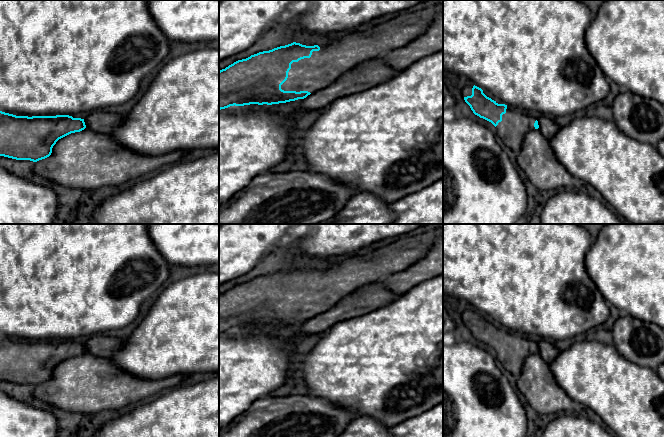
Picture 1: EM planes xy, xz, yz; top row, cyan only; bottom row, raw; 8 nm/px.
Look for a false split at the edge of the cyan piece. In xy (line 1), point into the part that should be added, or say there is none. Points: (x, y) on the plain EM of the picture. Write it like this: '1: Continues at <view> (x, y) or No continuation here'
1: No continuation here

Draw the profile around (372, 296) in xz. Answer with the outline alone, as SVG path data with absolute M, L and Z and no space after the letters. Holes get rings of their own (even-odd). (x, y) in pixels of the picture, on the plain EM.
M381 281L365 284L344 296L327 311L311 317L301 326L299 333L293 337L297 341L321 333L338 322L371 313L396 301L400 295L388 291Z

